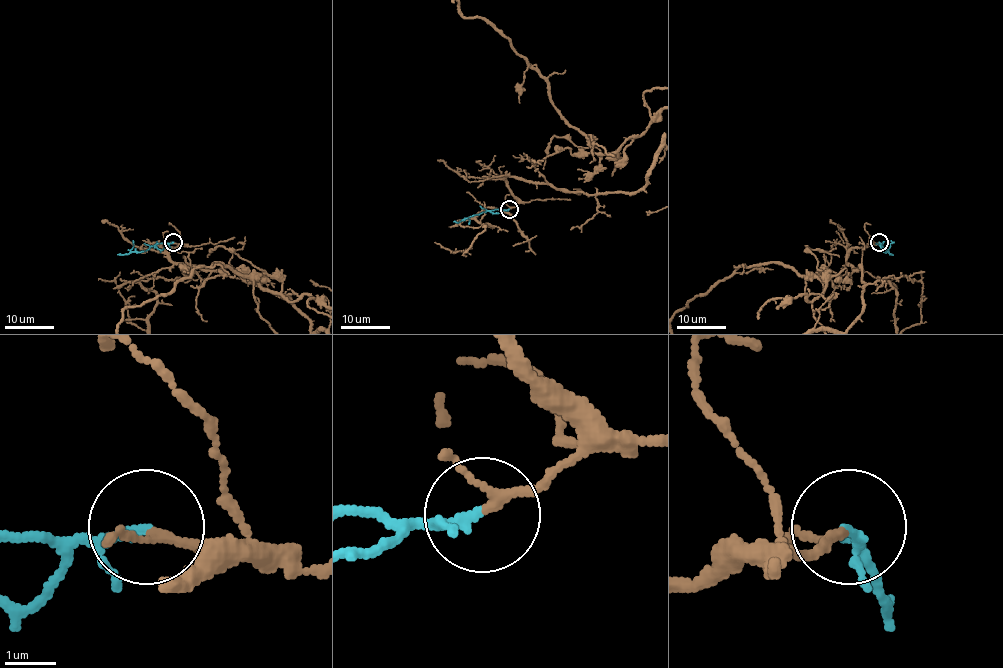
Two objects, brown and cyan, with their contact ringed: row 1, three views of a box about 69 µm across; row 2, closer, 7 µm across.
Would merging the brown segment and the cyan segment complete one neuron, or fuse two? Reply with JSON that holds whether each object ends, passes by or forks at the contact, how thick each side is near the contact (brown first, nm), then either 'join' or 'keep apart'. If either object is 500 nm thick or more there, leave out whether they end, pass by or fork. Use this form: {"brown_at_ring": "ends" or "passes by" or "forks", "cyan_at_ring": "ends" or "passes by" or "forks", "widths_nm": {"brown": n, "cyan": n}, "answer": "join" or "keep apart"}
{"brown_at_ring": "passes by", "cyan_at_ring": "passes by", "widths_nm": {"brown": 140, "cyan": 120}, "answer": "join"}

